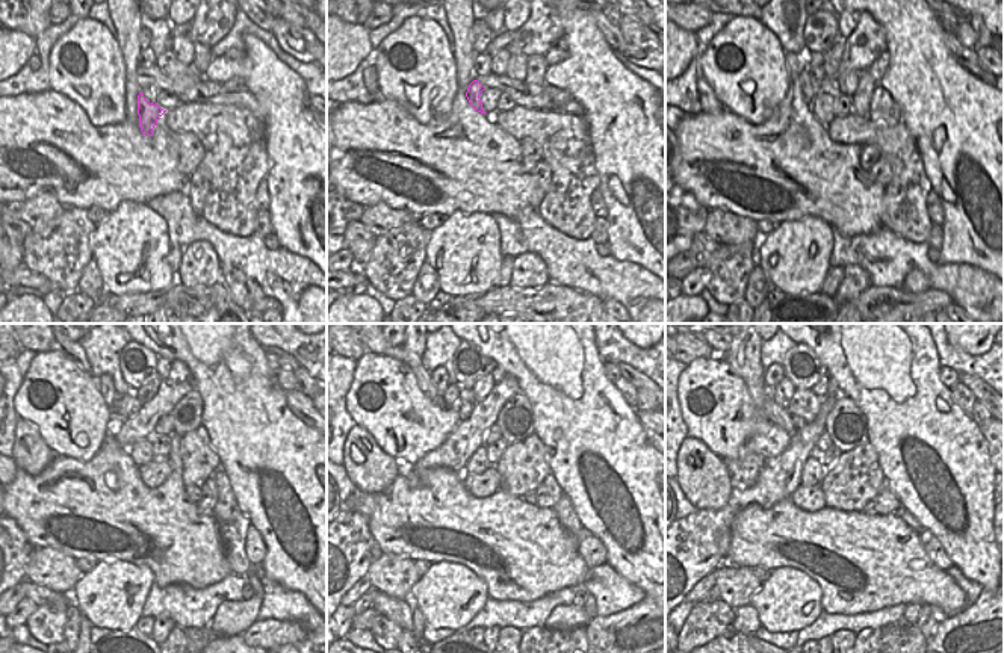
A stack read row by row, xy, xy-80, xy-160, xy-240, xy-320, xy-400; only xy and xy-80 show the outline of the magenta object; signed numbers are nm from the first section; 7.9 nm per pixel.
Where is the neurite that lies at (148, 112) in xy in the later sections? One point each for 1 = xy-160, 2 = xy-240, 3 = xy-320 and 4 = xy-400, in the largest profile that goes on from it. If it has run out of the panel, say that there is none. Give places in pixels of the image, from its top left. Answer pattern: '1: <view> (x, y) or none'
1: xy-160 (811, 88)
2: xy-240 (118, 398)
3: xy-320 (452, 393)
4: xy-400 (782, 393)

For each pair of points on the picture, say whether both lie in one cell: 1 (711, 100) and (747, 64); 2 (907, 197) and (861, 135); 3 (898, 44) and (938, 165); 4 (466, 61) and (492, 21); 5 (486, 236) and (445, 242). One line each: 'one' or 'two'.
1: two
2: one
3: one
4: two
5: one

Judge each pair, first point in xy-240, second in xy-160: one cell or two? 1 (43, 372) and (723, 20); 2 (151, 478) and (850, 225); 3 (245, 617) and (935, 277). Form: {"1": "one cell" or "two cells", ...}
{"1": "two cells", "2": "two cells", "3": "two cells"}

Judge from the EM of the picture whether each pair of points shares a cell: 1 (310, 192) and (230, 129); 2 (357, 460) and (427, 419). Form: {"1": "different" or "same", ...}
{"1": "different", "2": "different"}

